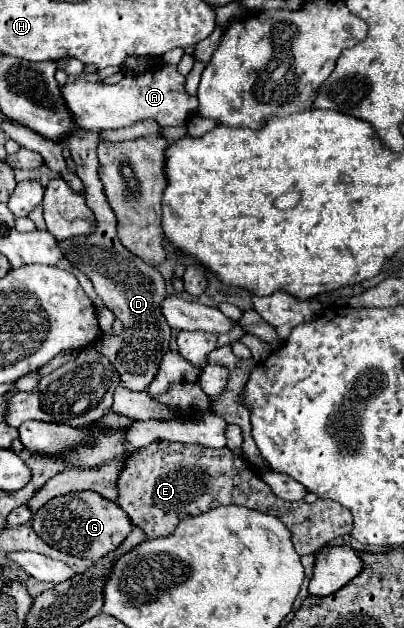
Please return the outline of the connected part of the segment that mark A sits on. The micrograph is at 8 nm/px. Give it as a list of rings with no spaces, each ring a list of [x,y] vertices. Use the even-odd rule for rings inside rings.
[[[156,66],[140,74],[126,74],[118,84],[76,80],[62,86],[62,92],[74,120],[84,130],[124,128],[142,120],[156,120],[160,126],[184,126],[198,110],[198,98],[186,92],[184,80],[176,66]]]

